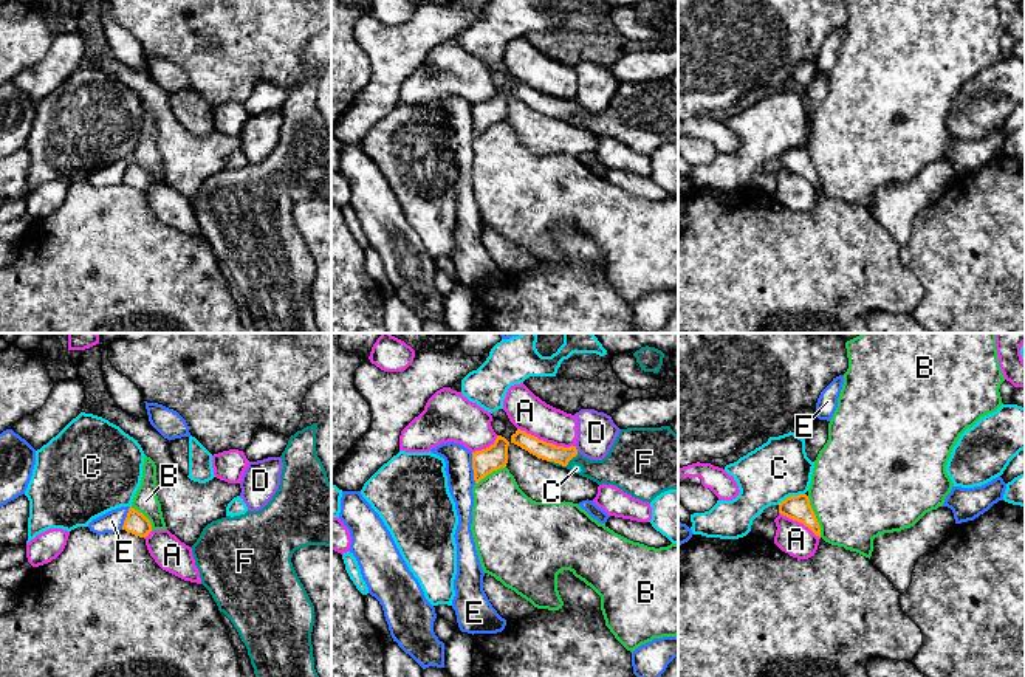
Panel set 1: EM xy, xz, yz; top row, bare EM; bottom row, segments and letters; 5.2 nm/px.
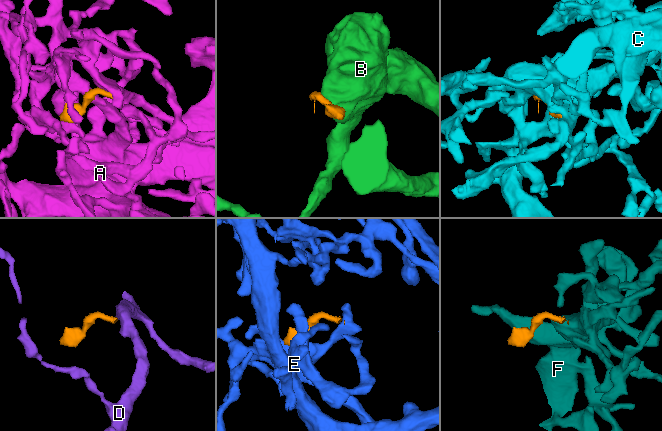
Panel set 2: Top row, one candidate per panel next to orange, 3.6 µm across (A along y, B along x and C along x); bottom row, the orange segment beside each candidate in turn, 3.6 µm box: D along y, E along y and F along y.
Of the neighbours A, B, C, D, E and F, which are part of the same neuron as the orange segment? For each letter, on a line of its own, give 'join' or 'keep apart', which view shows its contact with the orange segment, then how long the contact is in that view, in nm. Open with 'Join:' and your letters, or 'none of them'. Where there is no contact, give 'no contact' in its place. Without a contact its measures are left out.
Join: F
A: keep apart; contact in xz; length 320 nm
B: keep apart; contact in yz; length 220 nm
C: keep apart; contact in yz; length 160 nm
D: keep apart; contact in xz; length 40 nm
E: keep apart; contact in xz; length 160 nm
F: join; contact in xz; length 160 nm

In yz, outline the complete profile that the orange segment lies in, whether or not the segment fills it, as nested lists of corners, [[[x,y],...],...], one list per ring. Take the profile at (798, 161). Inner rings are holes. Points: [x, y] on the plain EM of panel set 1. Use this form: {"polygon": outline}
{"polygon": [[[807,147],[790,149],[779,156],[779,166],[804,177],[821,191],[821,180]]]}

